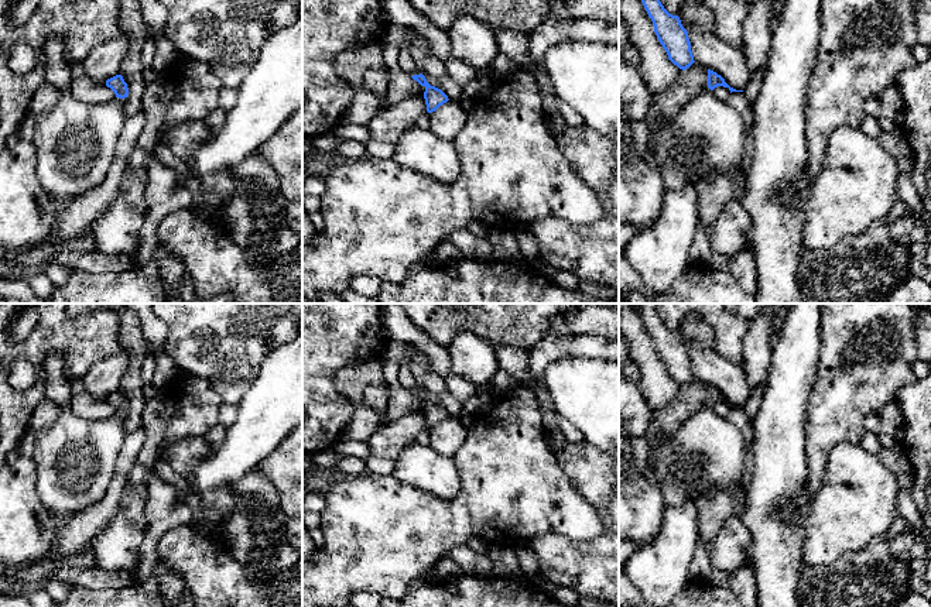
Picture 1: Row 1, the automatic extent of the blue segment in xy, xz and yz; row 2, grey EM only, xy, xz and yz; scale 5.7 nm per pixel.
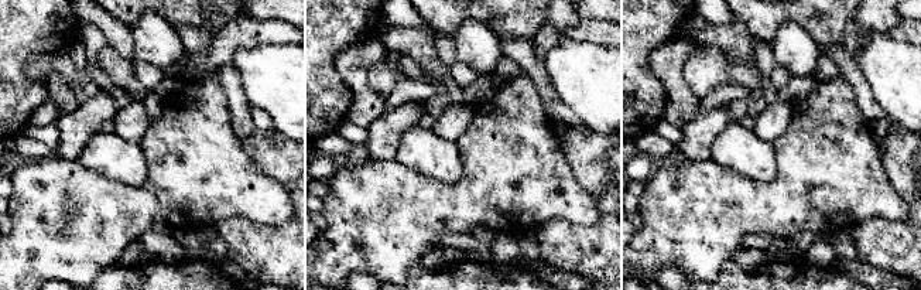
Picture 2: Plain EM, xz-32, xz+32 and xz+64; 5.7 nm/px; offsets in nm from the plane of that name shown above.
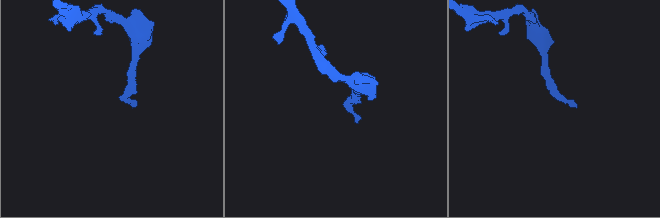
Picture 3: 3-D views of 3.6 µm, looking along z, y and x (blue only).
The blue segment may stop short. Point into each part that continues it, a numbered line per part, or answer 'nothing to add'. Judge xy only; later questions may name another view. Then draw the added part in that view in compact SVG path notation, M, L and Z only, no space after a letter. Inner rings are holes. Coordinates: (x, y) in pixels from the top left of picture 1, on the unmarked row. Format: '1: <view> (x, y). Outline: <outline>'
nothing to add

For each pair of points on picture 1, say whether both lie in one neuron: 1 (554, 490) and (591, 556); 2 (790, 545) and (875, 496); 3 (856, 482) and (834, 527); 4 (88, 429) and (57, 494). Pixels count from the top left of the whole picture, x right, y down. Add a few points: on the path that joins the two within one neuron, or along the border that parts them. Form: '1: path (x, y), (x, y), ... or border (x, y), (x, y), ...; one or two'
1: border (603, 524), (602, 531), (589, 539), (550, 534); two
2: border (808, 514), (801, 561); two
3: path (856, 493), (856, 503), (845, 515); one
4: path (85, 445), (75, 458), (69, 479); one

